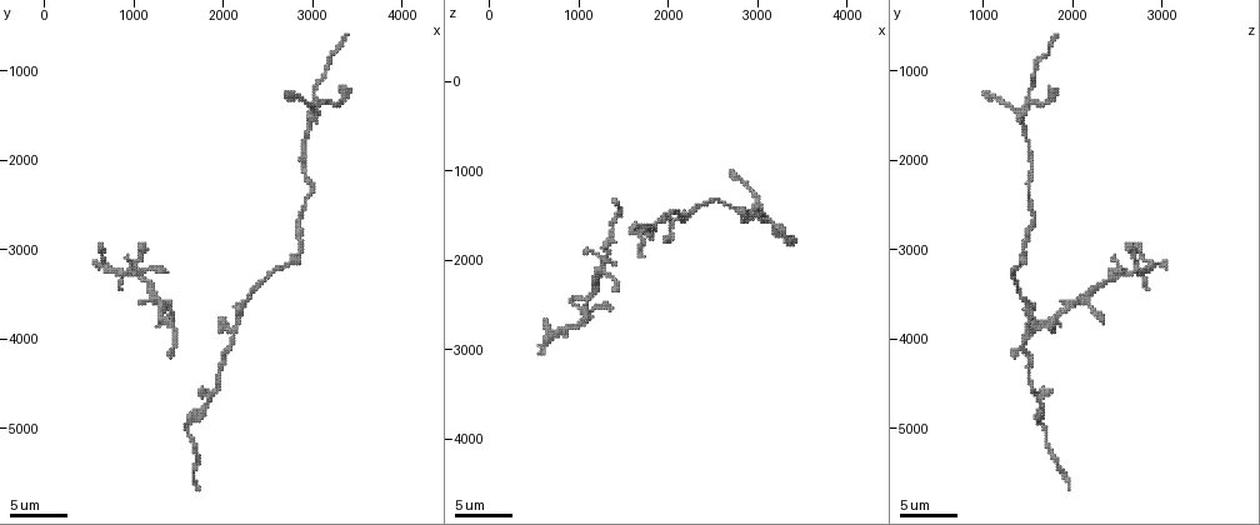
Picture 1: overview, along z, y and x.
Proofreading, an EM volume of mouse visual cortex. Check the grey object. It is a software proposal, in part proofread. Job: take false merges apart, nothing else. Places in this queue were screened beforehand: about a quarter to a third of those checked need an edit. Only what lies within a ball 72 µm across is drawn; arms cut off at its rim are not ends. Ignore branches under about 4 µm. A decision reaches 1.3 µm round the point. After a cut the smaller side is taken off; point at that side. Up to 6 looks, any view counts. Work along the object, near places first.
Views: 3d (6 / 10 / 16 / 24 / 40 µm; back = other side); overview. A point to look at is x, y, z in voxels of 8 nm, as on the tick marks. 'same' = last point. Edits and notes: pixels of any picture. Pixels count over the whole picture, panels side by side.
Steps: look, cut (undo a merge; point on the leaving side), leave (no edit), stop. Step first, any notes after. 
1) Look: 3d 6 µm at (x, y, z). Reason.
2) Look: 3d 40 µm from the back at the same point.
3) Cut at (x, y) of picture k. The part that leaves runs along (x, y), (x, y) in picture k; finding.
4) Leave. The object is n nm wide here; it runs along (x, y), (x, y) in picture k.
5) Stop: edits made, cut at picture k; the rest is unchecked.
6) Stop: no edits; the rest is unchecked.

Look: 3d 6 µm at (3000, 1500, 1350). Two arms at a narrow angle.

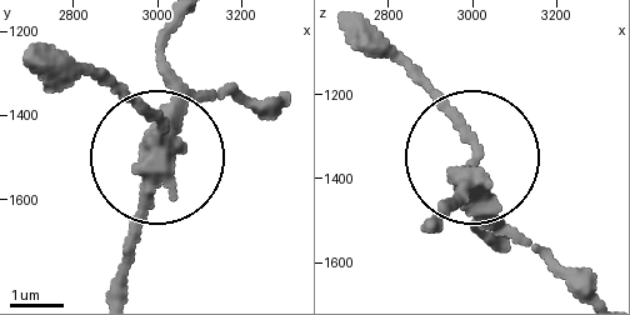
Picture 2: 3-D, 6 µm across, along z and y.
Leave. 4 arms meet here; it runs along (438, 225), (478, 158), (415, 68) in picture 2; one neuron here.

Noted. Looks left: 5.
Look: 3d 10 µm at (2850, 3000, 1450). Narrows sharply.

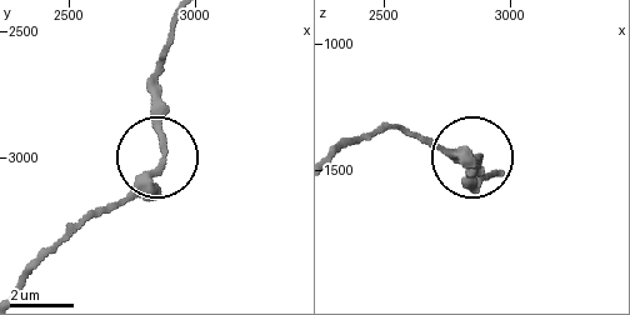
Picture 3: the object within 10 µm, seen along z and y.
Look: 3d 6 µm at (2870, 3000, 1460). Closer look.

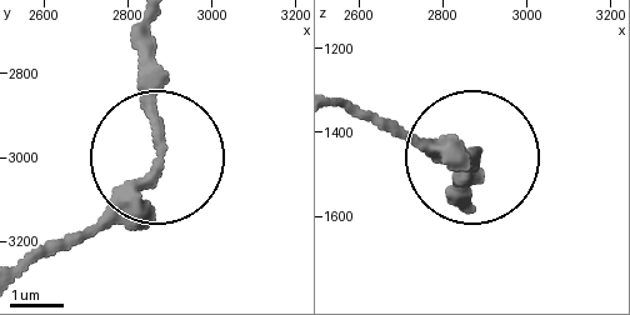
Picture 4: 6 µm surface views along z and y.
Leave. The object is 260 nm wide here; it runs along (344, 103), (479, 151), (465, 196) in picture 4; one neuron here.

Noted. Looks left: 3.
Look: 3d 10 µm at (1100, 3300, 2550). Calibre changes.

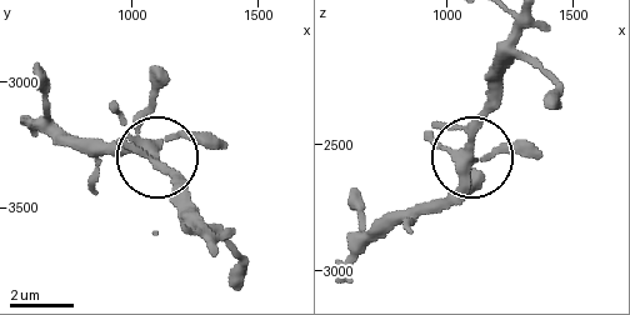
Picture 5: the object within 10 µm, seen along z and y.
Look: 3d 6 µm at (1090, 3300, 2510).

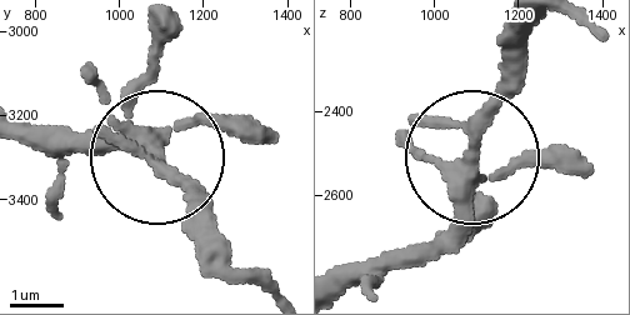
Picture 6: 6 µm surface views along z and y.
Leave. Continuous, no second neuron.

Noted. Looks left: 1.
Stop: no edits; the rest is unchecked.

